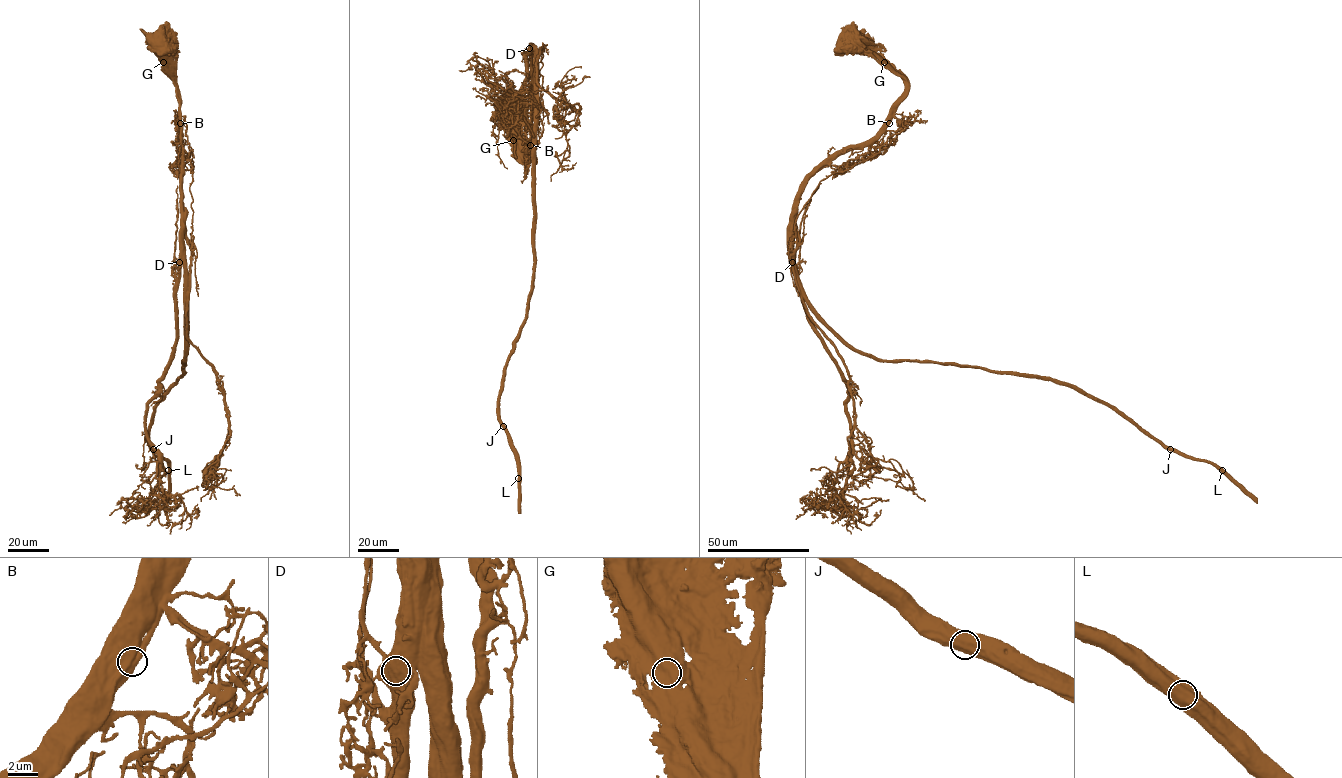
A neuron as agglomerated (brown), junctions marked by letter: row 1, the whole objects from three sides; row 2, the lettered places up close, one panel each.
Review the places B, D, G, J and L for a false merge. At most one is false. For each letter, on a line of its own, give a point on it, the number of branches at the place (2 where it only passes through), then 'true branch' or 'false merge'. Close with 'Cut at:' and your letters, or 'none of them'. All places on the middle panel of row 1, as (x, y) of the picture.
B: (530, 145) | 1 | true branch
D: (529, 48) | 1 | true branch
G: (513, 140) | 1 | true branch
J: (503, 426) | 1 | true branch
L: (518, 478) | 1 | true branch
Cut at: none of them

